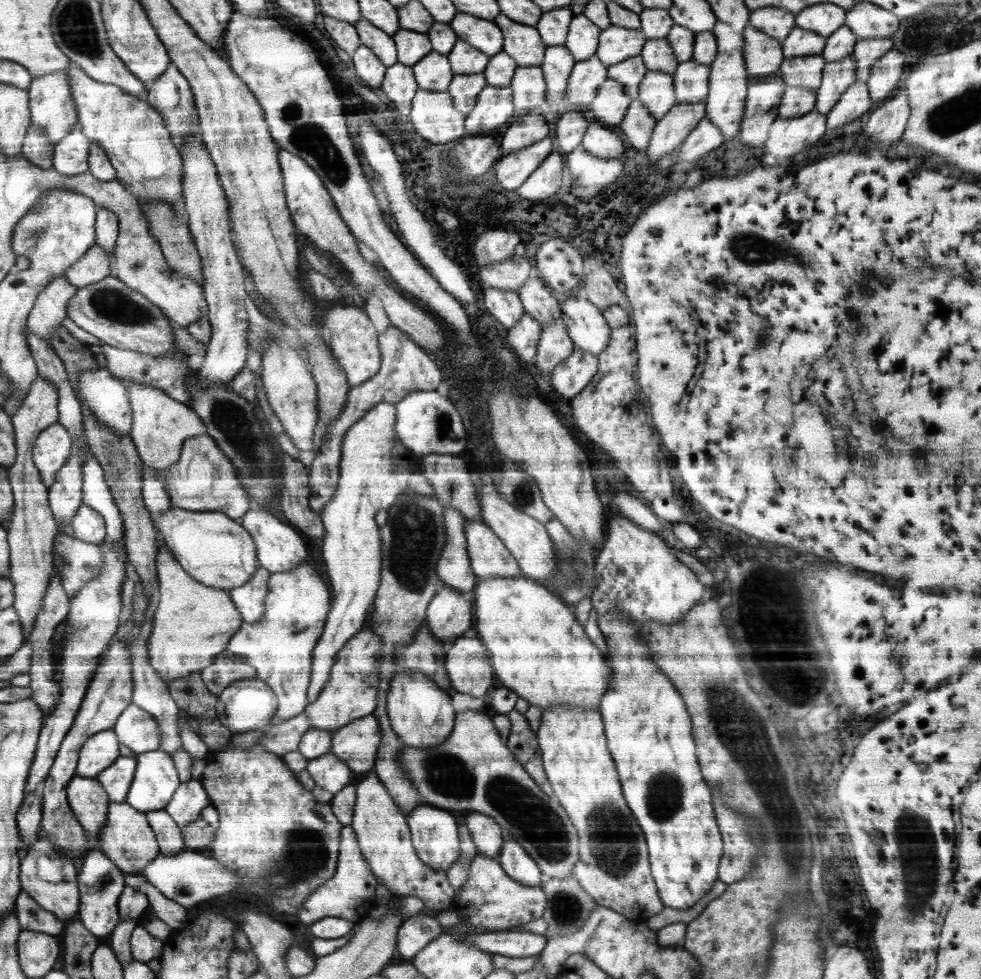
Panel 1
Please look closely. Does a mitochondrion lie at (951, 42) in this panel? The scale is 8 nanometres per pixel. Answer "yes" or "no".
no

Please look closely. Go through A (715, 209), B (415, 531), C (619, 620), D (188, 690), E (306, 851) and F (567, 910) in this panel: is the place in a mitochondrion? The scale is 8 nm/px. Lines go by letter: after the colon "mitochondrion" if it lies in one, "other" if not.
A: other
B: mitochondrion
C: other
D: other
E: mitochondrion
F: mitochondrion

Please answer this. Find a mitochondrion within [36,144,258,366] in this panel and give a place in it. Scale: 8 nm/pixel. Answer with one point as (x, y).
(113, 305)

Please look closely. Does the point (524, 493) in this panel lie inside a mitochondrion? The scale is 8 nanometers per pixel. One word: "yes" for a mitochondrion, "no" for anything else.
yes

